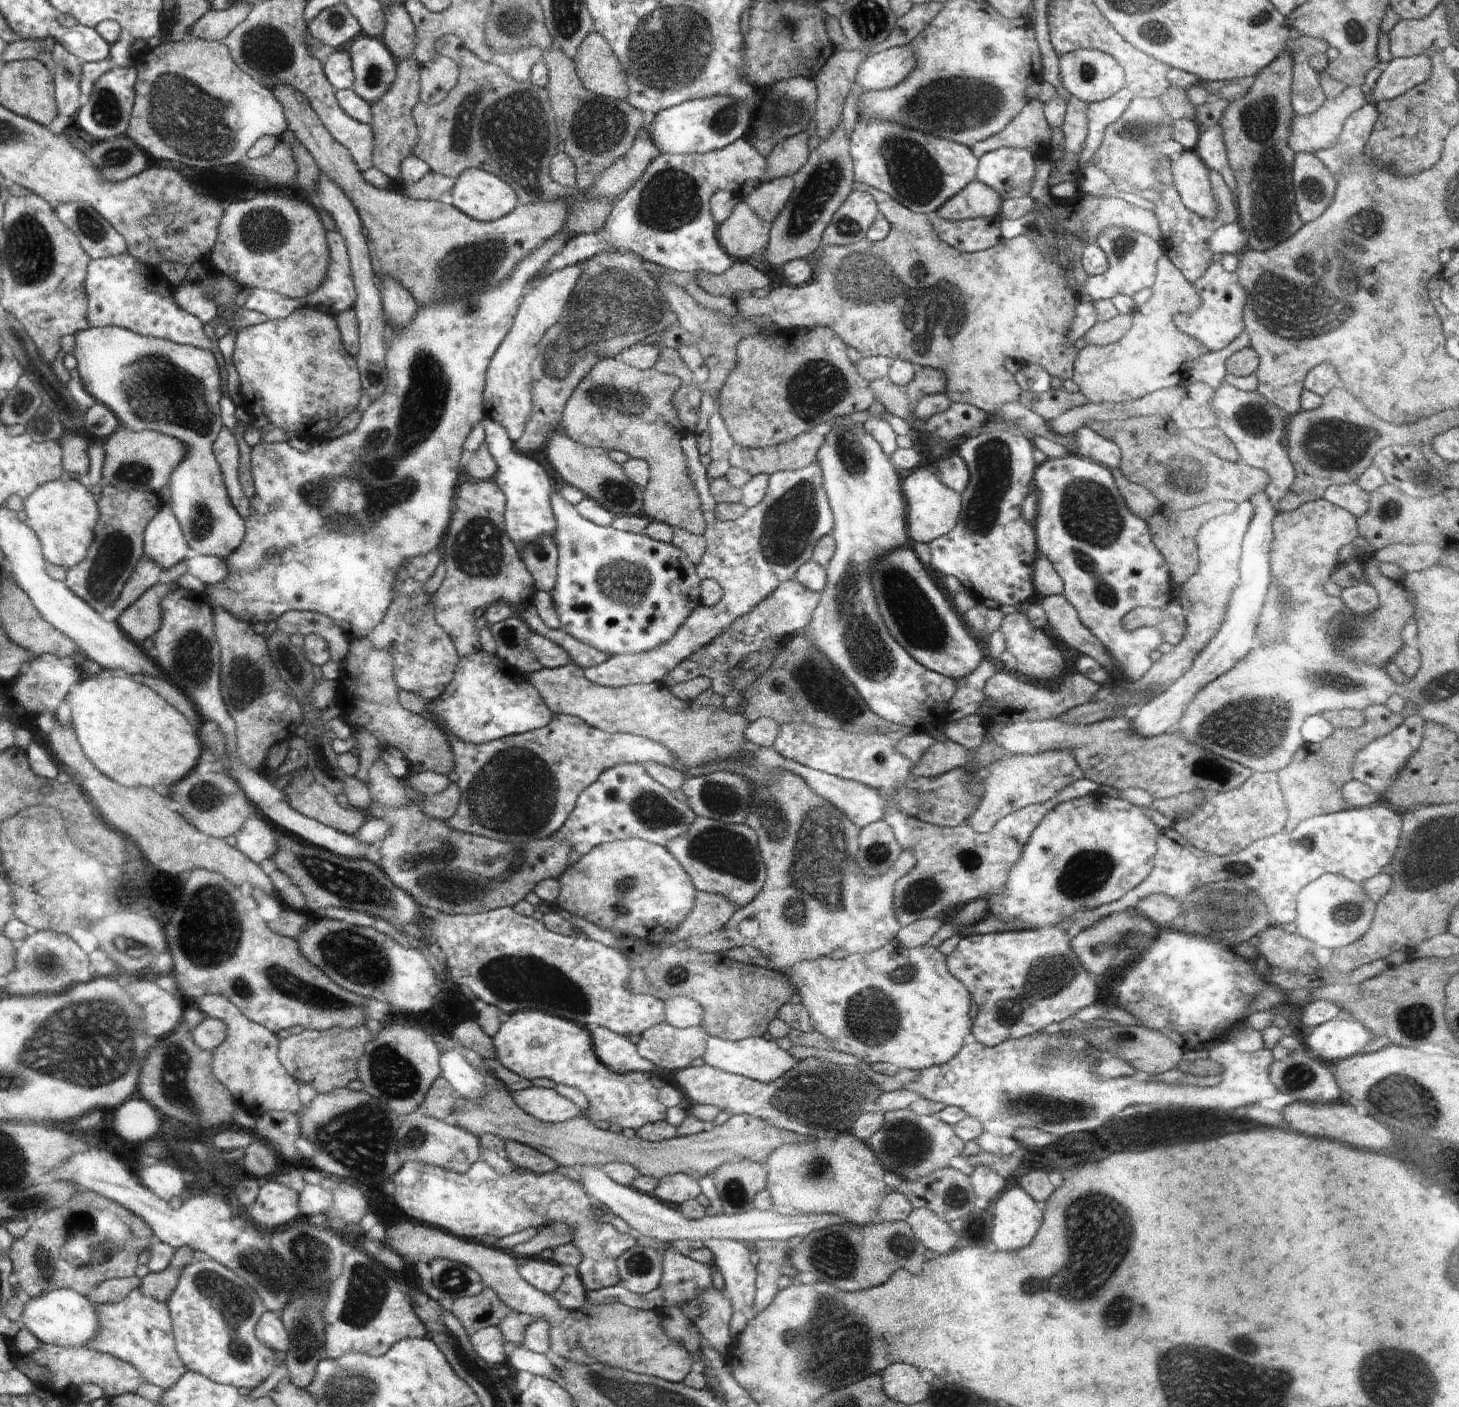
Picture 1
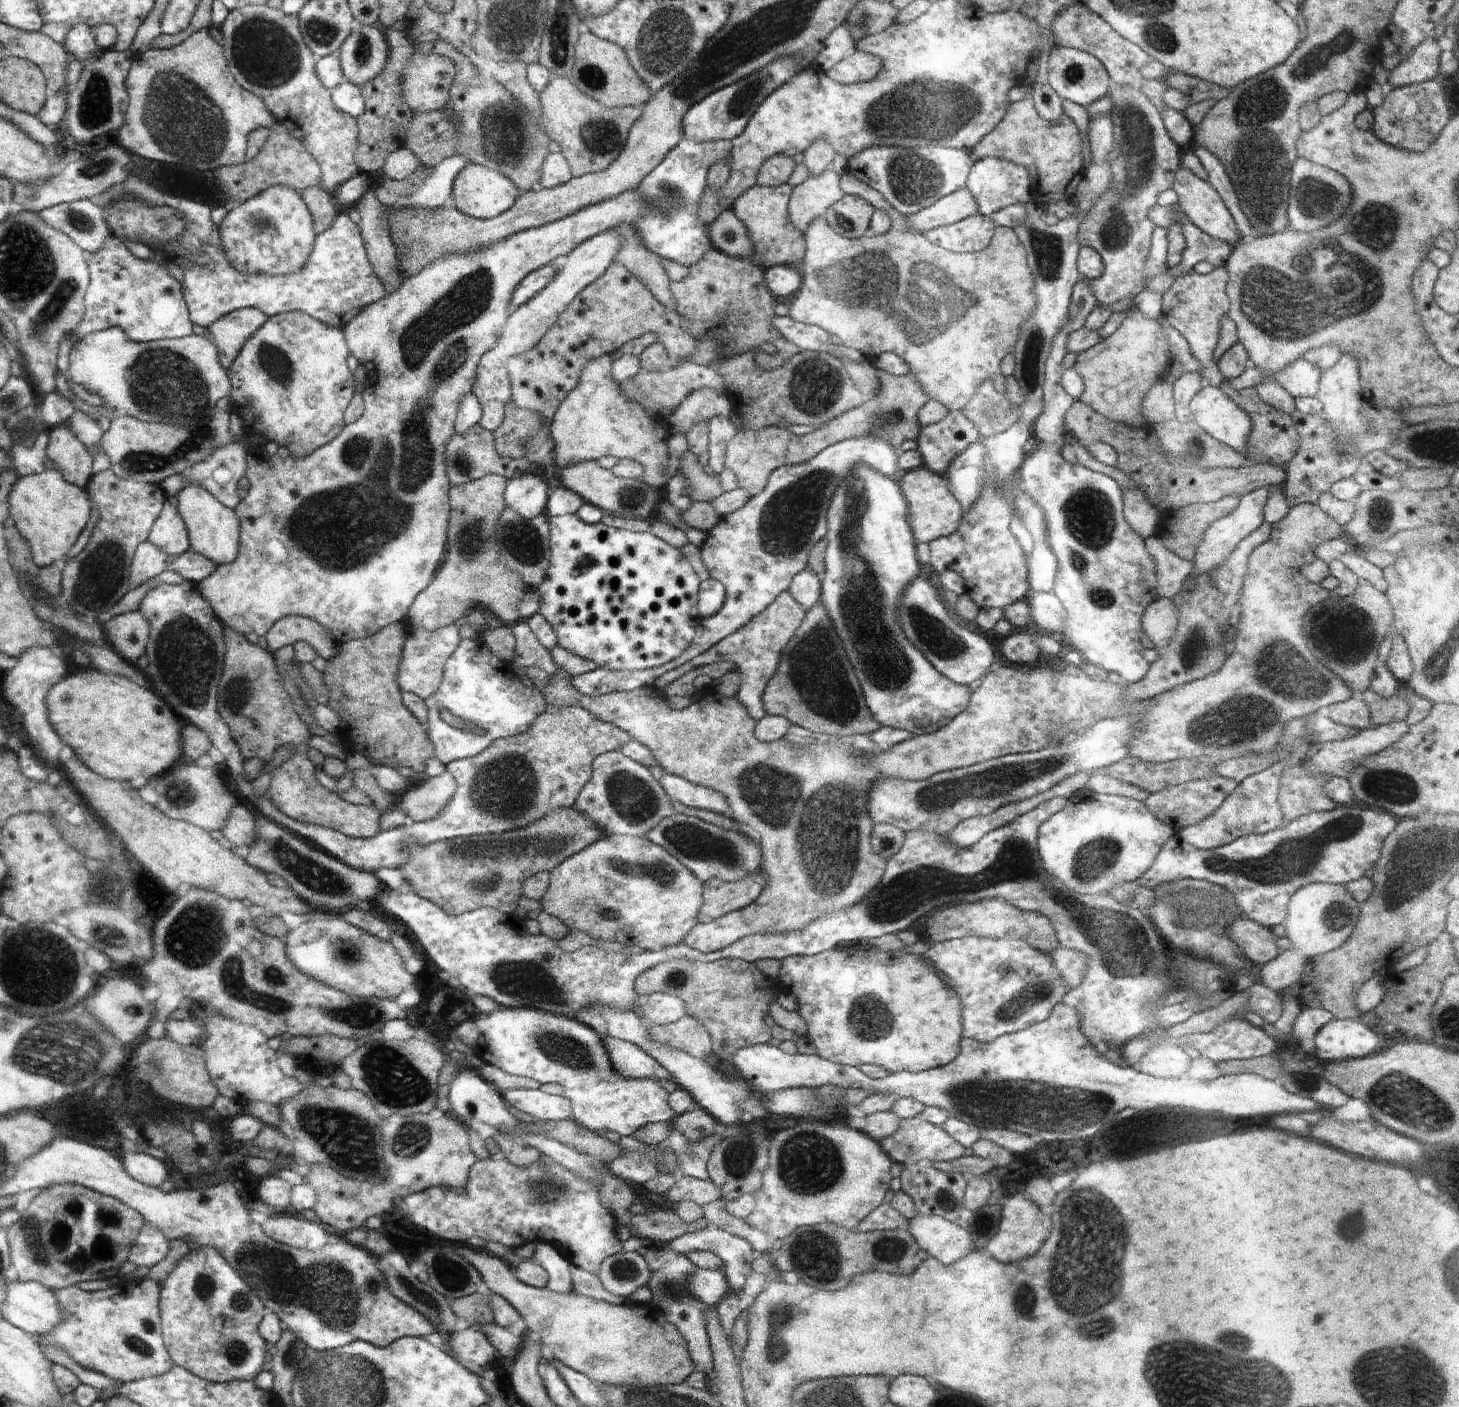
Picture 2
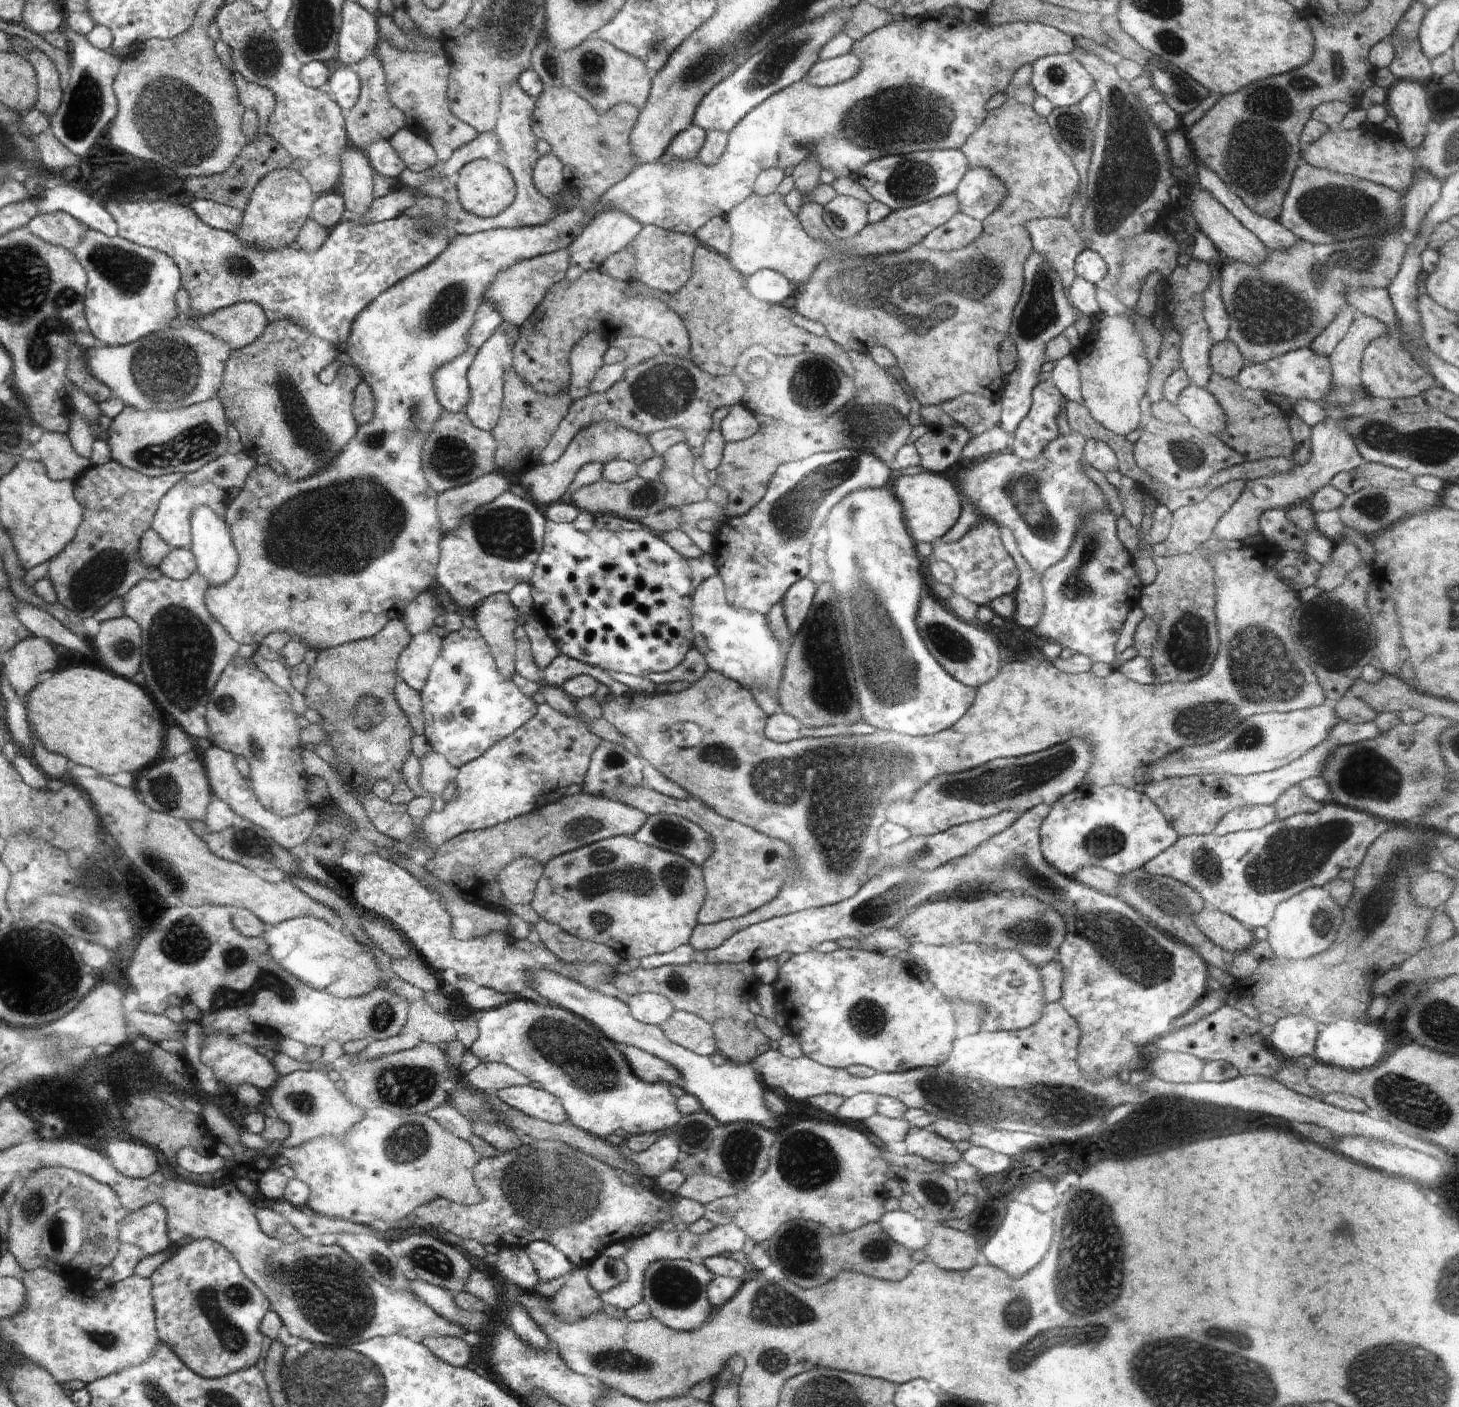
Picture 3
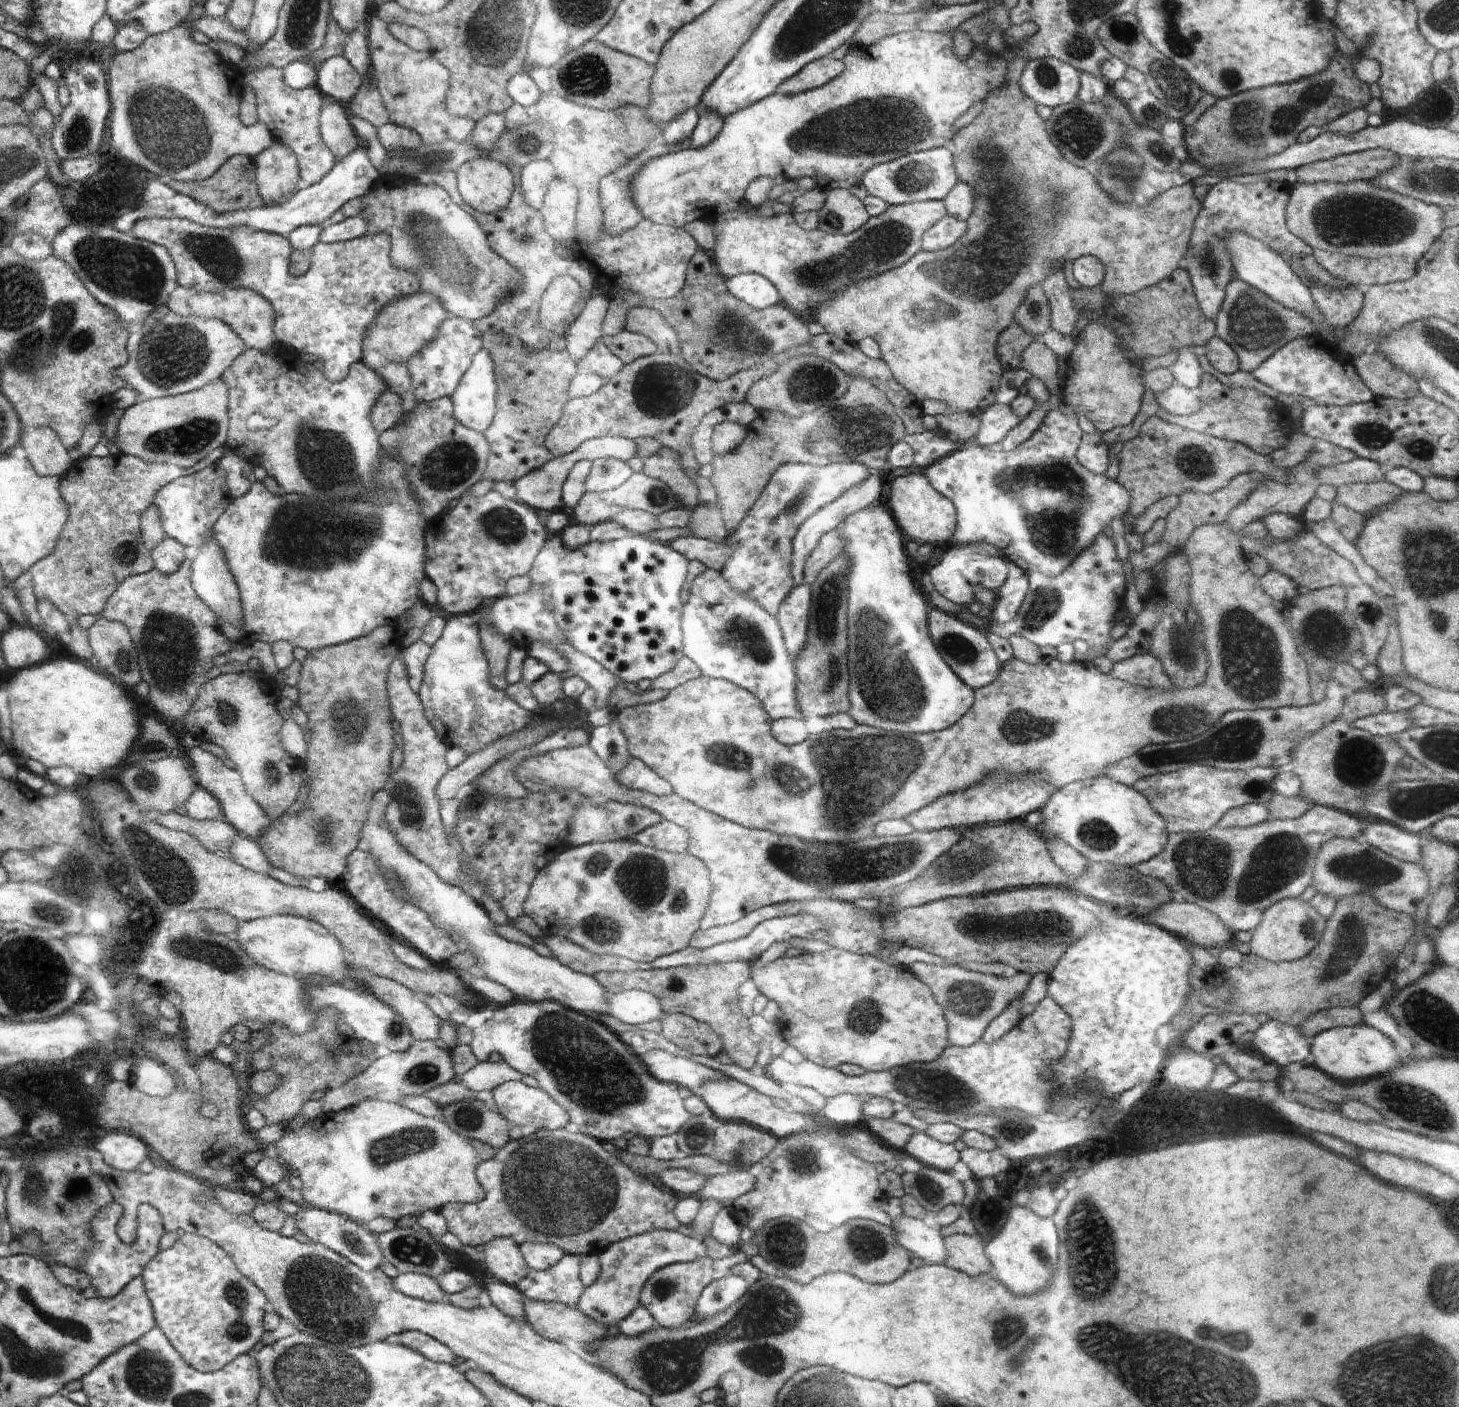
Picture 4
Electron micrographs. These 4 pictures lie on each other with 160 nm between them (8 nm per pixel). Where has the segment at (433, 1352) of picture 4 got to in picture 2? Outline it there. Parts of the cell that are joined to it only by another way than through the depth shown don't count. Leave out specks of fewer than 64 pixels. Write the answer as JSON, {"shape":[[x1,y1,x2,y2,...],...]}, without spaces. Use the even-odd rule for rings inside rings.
{"shape":[[463,1325,452,1335,451,1347,456,1360,467,1360,479,1367,490,1364,496,1356,494,1345,484,1332]]}

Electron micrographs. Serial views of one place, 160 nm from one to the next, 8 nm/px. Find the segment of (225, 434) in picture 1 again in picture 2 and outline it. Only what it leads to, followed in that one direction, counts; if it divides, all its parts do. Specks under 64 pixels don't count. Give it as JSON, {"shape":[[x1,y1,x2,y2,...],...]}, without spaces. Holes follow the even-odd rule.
{"shape":[[247,435,244,436,243,441,234,441,233,443,228,443,222,445,221,447,216,447,213,450,213,454,208,456,208,458,202,460,200,463,196,463,192,468,190,468,184,474,173,474,161,482,161,487,165,489,166,496,174,497,178,494,188,483,197,484,197,487,204,487,209,489,211,493,222,504,225,504,228,508,233,509,240,503,240,498,238,498,238,480,244,477,244,471,247,469,246,453,250,445,247,445,248,440]]}

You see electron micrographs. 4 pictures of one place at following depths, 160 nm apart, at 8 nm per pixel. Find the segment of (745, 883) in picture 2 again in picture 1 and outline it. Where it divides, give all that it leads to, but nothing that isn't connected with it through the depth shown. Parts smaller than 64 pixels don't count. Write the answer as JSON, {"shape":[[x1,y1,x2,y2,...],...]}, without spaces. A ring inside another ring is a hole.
{"shape":[[697,891,692,910,676,928,680,939,707,935,727,924,738,908,724,895]]}

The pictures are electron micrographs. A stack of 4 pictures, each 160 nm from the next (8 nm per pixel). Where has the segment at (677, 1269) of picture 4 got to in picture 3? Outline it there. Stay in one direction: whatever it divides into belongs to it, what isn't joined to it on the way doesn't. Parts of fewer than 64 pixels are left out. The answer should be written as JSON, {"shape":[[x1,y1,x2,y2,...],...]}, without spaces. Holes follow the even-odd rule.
{"shape":[[658,1259,643,1272,643,1301,649,1306,651,1316,657,1316,666,1326,677,1331,693,1331,710,1320,712,1306,707,1299,707,1286,713,1278,702,1262]]}

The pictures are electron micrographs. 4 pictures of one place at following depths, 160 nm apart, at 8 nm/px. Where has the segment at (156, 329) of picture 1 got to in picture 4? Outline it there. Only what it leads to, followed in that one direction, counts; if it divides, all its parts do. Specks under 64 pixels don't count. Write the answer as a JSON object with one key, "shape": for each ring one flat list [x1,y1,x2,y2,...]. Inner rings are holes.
{"shape":[[111,224,99,228,69,225,53,237,53,253,77,273,90,294,112,309,127,329,147,320,156,307,166,304,176,290,176,262,166,247,115,230]]}

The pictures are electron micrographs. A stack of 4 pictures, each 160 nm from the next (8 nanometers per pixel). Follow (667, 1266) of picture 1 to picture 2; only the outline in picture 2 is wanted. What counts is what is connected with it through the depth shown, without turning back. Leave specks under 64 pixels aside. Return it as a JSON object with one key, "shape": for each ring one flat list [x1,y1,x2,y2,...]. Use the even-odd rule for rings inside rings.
{"shape":[[696,1269,688,1279,688,1290,708,1307,718,1303,720,1297,730,1291,723,1270]]}

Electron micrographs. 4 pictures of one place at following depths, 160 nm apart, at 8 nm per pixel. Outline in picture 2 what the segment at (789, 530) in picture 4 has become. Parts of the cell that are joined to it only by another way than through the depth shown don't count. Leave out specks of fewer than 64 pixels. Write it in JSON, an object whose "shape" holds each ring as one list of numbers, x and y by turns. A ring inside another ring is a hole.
{"shape":[[866,434,822,449,808,462,775,468,760,493,748,499,737,511,723,516,706,534,700,547,702,564,710,578,725,586,723,607,712,616,702,617,694,638,681,655,662,666,637,671,615,671,596,667,587,673,576,675,571,683,578,692,598,696,611,692,630,692,653,683,664,673,688,663,694,657,720,642,724,637,739,631,753,616,760,614,774,599,789,588,794,575,808,568,812,546,827,533,826,515,834,491,840,480,854,464,864,462,883,475,898,477,899,449,879,436]]}

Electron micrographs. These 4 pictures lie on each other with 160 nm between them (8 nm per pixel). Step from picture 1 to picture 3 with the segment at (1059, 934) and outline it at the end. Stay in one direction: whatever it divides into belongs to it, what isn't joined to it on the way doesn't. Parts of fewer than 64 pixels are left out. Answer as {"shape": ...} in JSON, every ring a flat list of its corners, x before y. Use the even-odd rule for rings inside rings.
{"shape":[[958,942,947,945,914,944,907,952,920,958,922,972,930,976,930,982,950,1001,956,1004,968,1002,979,1011,980,1030,995,1033,1028,1028,1040,1020,1045,1009,1045,996,1040,967,1025,959,1016,949,998,950,975,942]]}

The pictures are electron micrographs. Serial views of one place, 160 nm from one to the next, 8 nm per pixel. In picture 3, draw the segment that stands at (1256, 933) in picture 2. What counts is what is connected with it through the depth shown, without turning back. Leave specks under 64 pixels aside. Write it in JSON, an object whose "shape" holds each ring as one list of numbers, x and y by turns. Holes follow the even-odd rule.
{"shape":[[1202,910,1196,916,1196,924,1209,941,1216,946,1230,950,1230,952,1238,952,1238,950,1246,950,1254,945,1254,935,1250,930,1238,922,1232,916,1222,911]]}

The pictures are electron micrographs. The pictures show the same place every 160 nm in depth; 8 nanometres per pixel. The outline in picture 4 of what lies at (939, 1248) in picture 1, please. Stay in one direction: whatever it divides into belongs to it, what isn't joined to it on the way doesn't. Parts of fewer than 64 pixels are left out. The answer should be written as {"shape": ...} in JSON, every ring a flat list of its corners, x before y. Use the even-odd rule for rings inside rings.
{"shape":[[954,1233,944,1237,947,1250,946,1266,966,1272,970,1276,986,1274,990,1270,990,1262,984,1254,984,1246,976,1236,964,1236]]}

